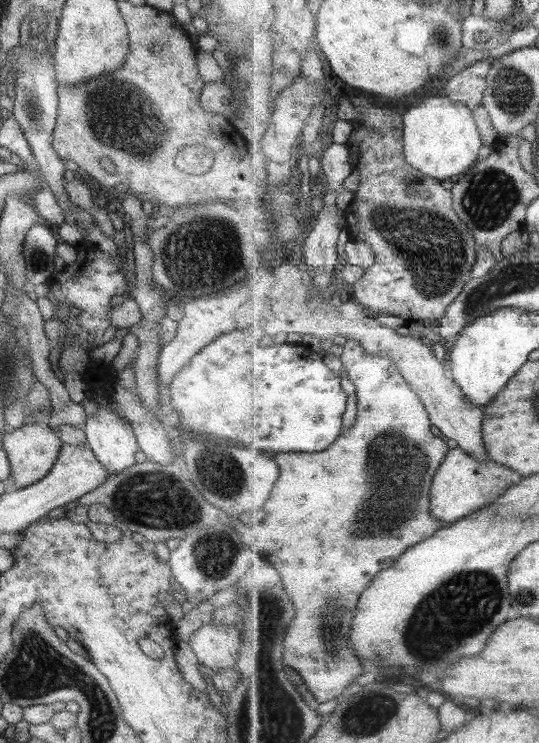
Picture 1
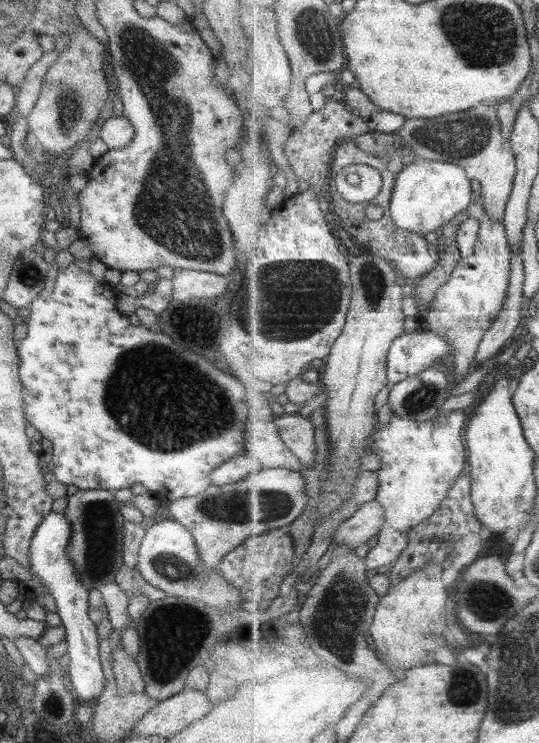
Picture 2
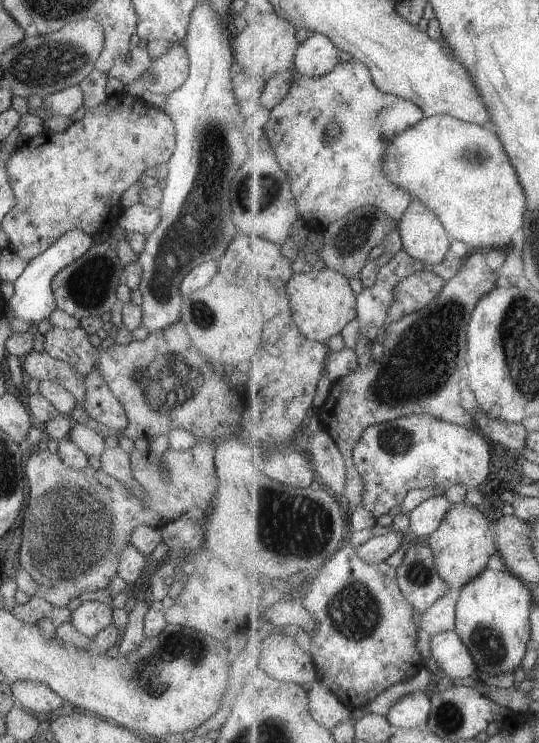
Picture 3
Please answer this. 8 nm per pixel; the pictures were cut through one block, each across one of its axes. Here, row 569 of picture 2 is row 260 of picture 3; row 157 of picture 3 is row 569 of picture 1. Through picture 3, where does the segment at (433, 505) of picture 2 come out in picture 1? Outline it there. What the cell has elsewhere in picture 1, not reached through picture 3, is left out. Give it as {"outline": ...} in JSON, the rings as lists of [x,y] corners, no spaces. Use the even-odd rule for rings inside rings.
{"outline":[[[346,339],[339,357],[349,374],[349,380],[355,383],[355,423],[327,450],[277,454],[277,462],[281,466],[281,482],[277,482],[277,490],[273,490],[273,498],[267,502],[267,510],[263,510],[267,514],[263,524],[279,526],[251,524],[237,528],[241,538],[289,538],[289,542],[297,544],[295,550],[295,544],[289,544],[291,548],[287,548],[285,544],[283,550],[273,552],[273,558],[268,560],[280,571],[285,590],[289,590],[289,596],[297,606],[296,618],[289,624],[286,633],[283,662],[287,667],[298,670],[319,703],[341,696],[344,694],[344,688],[355,683],[364,674],[363,659],[352,648],[351,638],[359,596],[369,588],[369,582],[373,582],[381,570],[397,566],[399,558],[406,550],[448,526],[431,514],[430,494],[432,482],[452,444],[449,440],[444,442],[433,434],[432,420],[421,402],[421,397],[405,380],[399,366],[389,356],[369,354],[361,342]]]}

